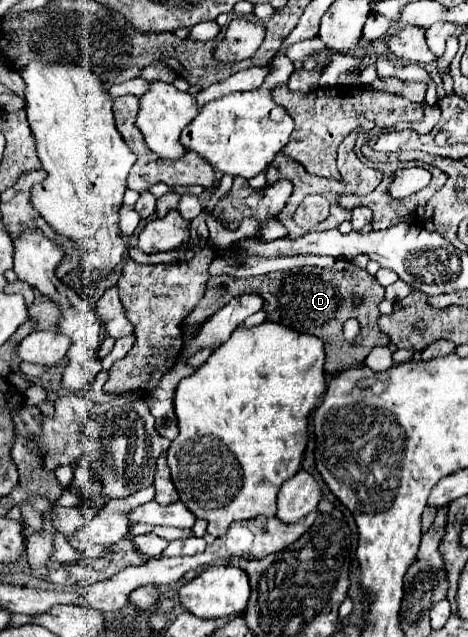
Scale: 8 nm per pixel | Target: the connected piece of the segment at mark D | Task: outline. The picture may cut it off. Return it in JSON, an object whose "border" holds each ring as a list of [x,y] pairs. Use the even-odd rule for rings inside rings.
{"border":[[[337,260],[331,268],[303,266],[295,270],[271,272],[271,274],[251,276],[251,278],[233,278],[229,274],[211,276],[207,280],[203,302],[199,302],[199,306],[195,306],[195,310],[187,316],[185,326],[197,328],[197,324],[203,324],[231,298],[241,294],[259,294],[265,300],[263,310],[267,312],[267,320],[321,338],[325,342],[325,354],[327,354],[325,372],[331,376],[341,370],[361,366],[373,346],[389,344],[389,338],[377,326],[377,320],[381,316],[379,302],[385,298],[385,288],[377,282],[375,276],[367,274],[367,270],[363,268],[357,268],[349,260]],[[353,296],[359,296],[361,304],[353,304]],[[347,318],[357,318],[363,326],[363,332],[355,340],[355,344],[347,344],[343,338],[343,322]]]}

